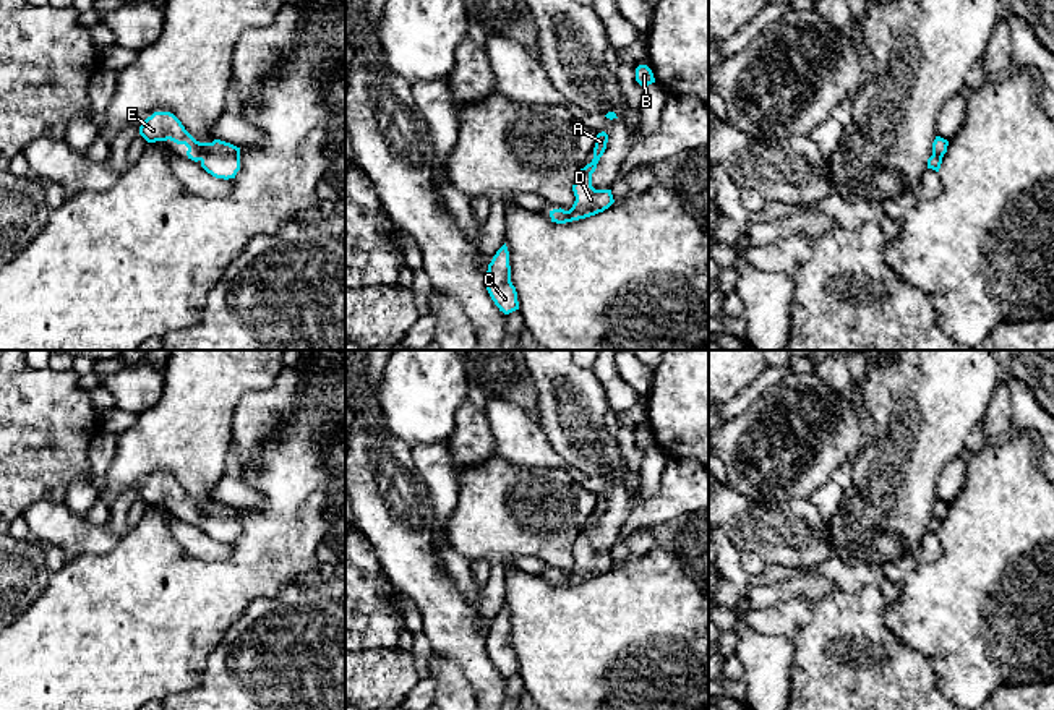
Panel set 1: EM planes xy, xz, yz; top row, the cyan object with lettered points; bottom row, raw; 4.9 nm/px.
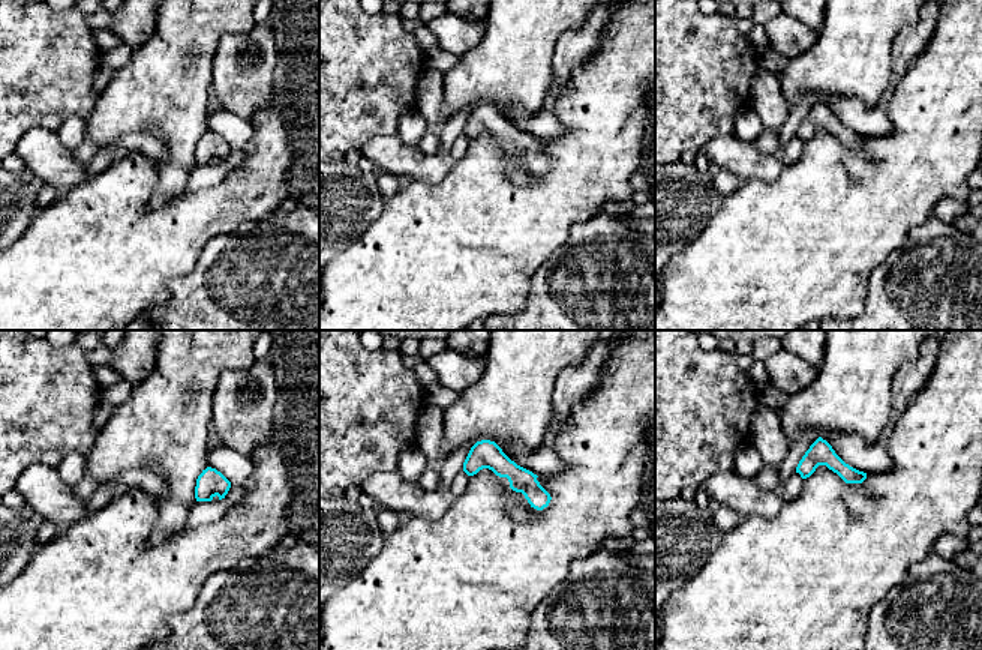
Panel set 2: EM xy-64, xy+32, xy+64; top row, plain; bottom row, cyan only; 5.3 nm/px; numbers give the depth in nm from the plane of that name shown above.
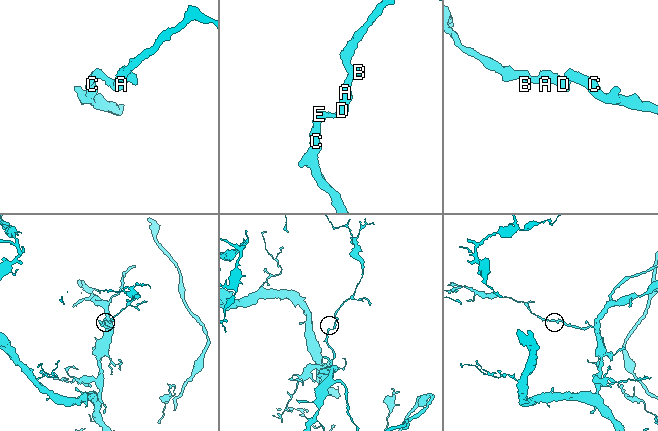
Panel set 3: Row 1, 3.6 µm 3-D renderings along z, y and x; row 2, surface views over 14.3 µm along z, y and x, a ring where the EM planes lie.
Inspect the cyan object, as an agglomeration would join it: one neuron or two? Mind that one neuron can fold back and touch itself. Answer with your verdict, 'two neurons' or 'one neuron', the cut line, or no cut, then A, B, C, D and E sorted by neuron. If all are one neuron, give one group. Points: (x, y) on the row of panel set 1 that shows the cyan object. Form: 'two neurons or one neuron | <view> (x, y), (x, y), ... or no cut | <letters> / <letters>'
one neuron | no cut | A B C D E

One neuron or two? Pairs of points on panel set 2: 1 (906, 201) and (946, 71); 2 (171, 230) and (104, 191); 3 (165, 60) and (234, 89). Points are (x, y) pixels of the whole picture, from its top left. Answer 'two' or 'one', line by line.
1: one
2: one
3: two

